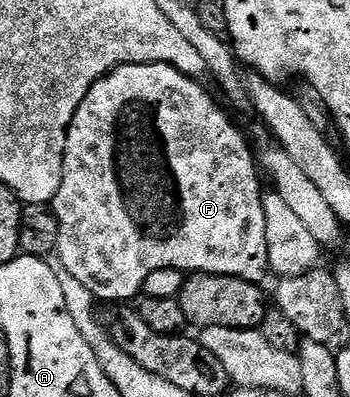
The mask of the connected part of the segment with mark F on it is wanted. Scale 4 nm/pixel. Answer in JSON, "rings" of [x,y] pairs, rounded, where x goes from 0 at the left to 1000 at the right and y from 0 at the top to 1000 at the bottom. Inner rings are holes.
{"rings":[[[340,161],[306,191],[269,207],[257,237],[234,247],[234,267],[223,267],[200,307],[183,380],[177,458],[143,516],[149,537],[166,549],[160,635],[177,670],[189,670],[189,680],[211,690],[211,700],[223,700],[223,710],[234,710],[234,720],[246,720],[246,730],[257,730],[257,741],[274,748],[277,758],[386,758],[389,748],[409,738],[417,700],[429,700],[440,680],[477,675],[506,675],[529,690],[597,685],[614,695],[677,695],[737,718],[751,718],[754,703],[771,695],[760,620],[760,539],[734,395],[709,375],[706,358],[663,315],[660,297],[617,264],[614,247],[571,209],[569,199],[520,186],[483,161]]]}

